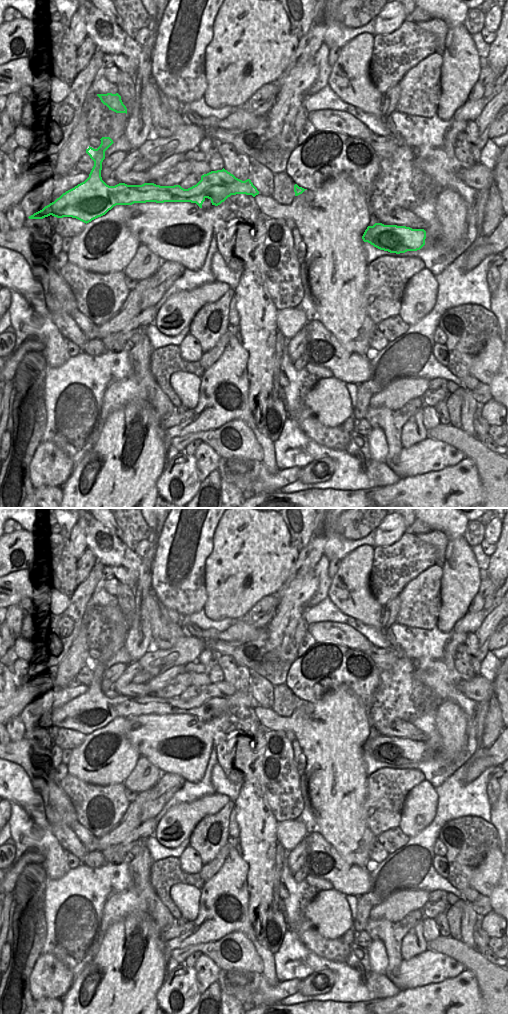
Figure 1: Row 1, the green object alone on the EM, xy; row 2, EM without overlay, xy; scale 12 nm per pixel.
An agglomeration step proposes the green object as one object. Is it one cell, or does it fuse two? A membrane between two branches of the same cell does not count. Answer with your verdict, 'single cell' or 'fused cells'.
single cell

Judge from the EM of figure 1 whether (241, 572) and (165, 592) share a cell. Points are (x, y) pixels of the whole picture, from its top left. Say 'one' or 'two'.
two

